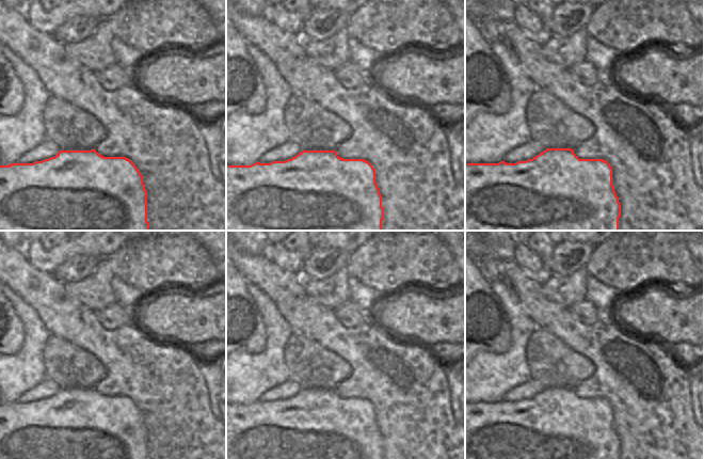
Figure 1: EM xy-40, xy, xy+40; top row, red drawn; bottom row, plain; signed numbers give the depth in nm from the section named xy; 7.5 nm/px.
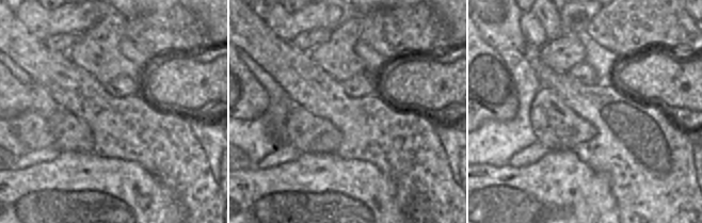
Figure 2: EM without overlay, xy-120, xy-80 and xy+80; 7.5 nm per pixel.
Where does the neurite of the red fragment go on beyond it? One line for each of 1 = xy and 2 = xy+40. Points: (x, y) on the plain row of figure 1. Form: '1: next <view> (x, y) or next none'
1: next none
2: next none

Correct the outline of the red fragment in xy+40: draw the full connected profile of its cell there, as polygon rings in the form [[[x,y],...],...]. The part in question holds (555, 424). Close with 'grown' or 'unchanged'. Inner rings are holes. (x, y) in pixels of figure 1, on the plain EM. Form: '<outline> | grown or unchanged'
[[[546,387],[532,398],[507,402],[465,402],[465,459],[619,459],[621,444],[612,425],[612,408],[603,398],[579,398],[571,387]]] | unchanged

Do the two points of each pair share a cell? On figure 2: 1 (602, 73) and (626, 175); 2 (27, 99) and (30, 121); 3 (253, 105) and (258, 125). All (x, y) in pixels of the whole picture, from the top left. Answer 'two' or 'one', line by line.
1: two
2: two
3: two

